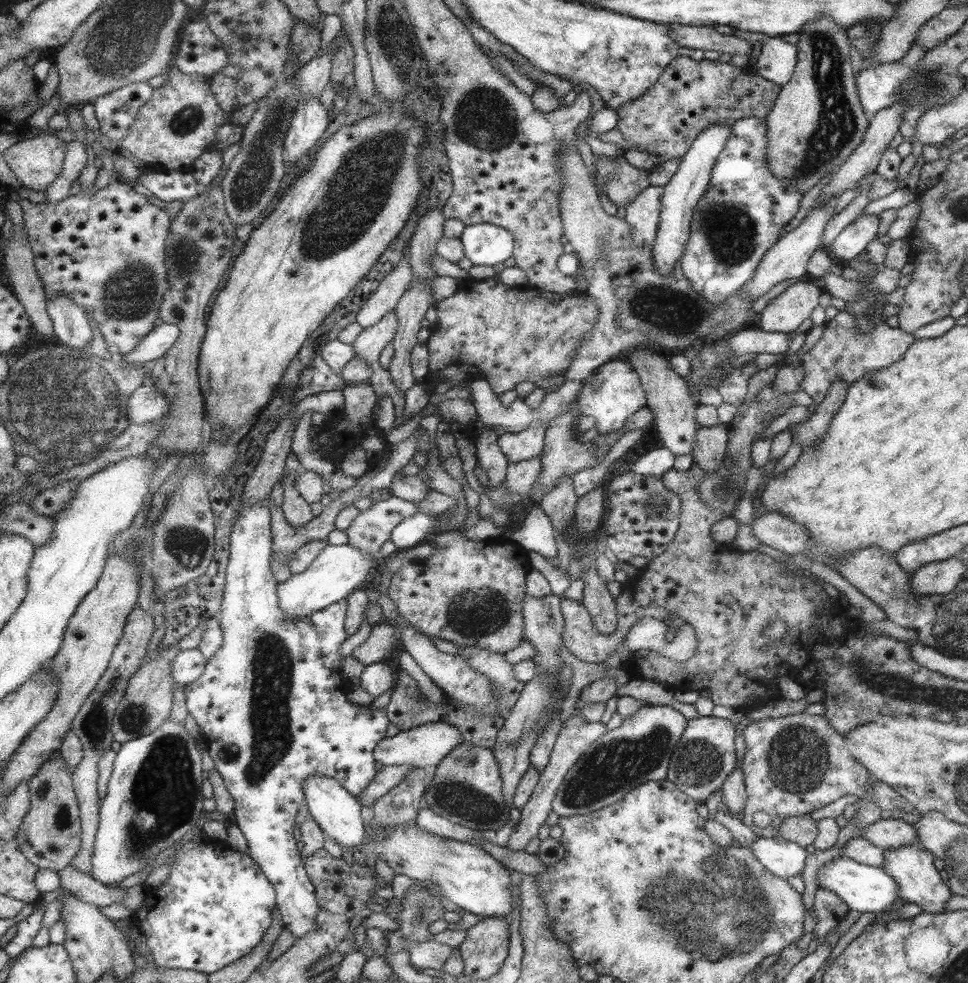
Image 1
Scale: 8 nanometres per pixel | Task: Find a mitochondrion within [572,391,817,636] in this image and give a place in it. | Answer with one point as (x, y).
(726, 484)

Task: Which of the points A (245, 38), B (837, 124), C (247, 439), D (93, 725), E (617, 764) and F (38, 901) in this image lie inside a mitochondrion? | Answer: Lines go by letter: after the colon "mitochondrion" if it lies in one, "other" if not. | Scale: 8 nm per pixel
A: other
B: mitochondrion
C: other
D: mitochondrion
E: mitochondrion
F: other

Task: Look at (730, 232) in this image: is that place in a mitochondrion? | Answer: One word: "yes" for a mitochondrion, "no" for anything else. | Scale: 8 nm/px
yes

